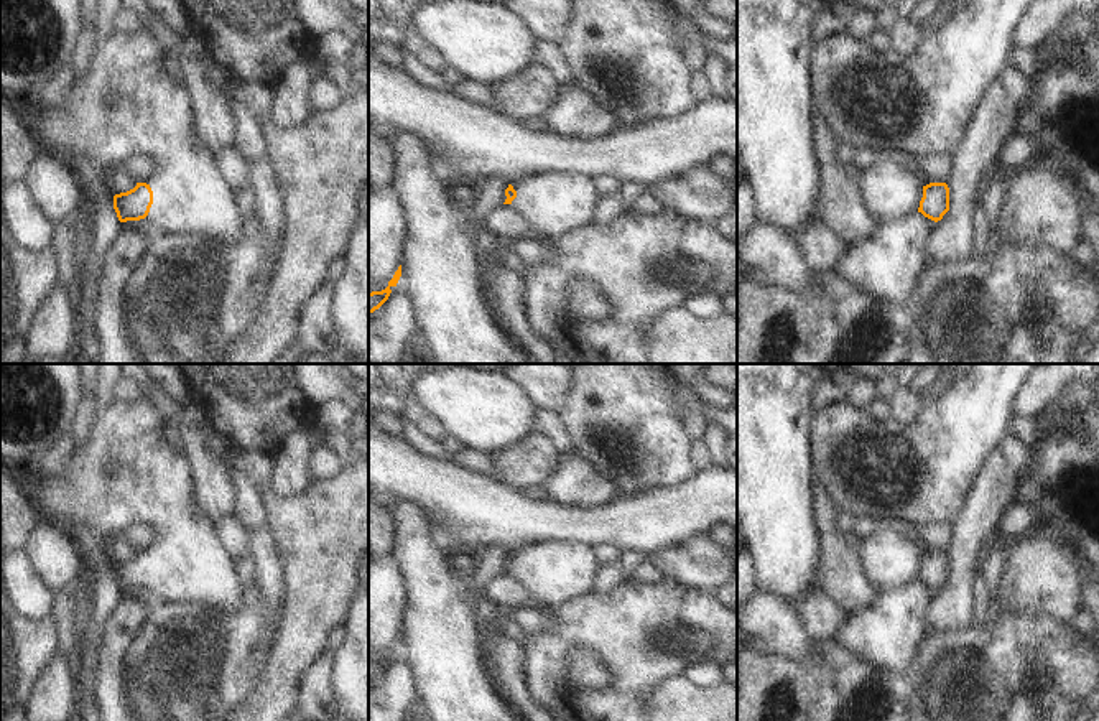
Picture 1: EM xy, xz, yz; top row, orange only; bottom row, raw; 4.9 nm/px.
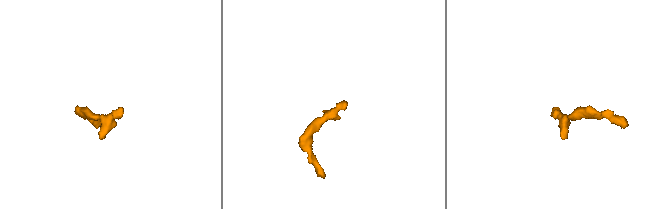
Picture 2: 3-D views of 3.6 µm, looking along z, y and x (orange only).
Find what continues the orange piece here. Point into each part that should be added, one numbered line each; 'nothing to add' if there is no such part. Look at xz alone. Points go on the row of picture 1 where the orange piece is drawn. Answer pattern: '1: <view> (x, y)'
1: xz (556, 204)

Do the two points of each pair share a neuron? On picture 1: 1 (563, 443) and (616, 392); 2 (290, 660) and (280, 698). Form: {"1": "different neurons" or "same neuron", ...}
{"1": "different neurons", "2": "same neuron"}

